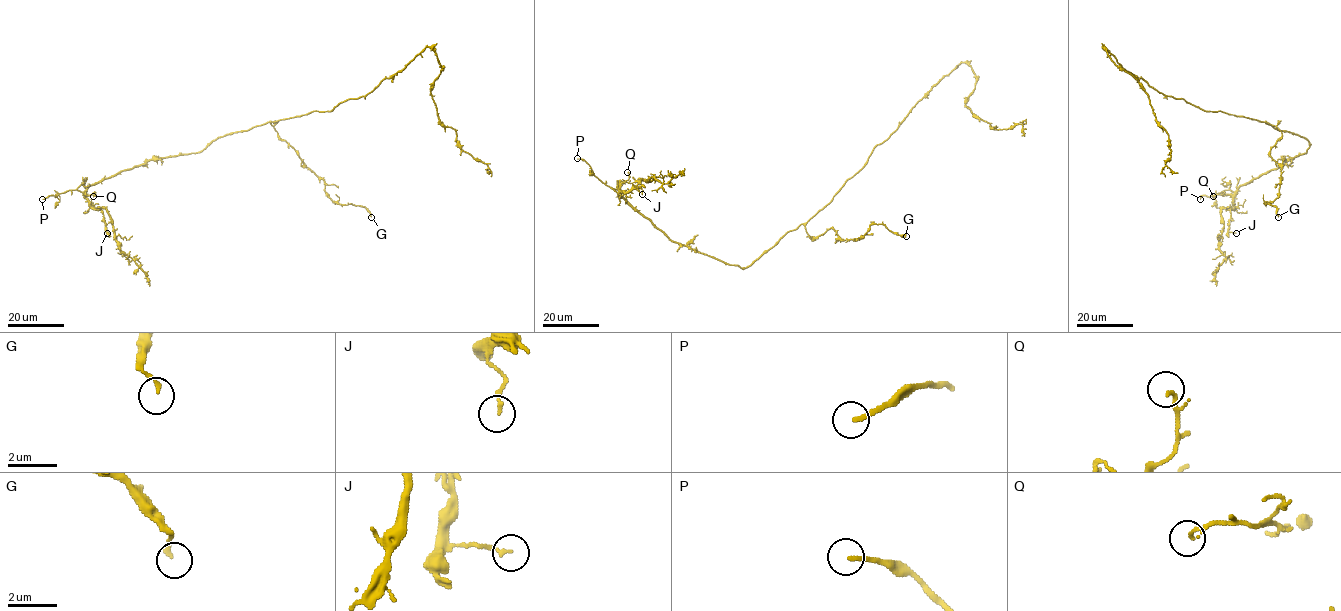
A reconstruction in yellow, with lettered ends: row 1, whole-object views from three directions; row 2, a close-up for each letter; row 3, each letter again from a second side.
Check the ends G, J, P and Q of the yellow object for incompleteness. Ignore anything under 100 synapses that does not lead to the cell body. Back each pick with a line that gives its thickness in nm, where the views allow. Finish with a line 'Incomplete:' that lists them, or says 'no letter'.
P: 180 nm thick
Incomplete: P

